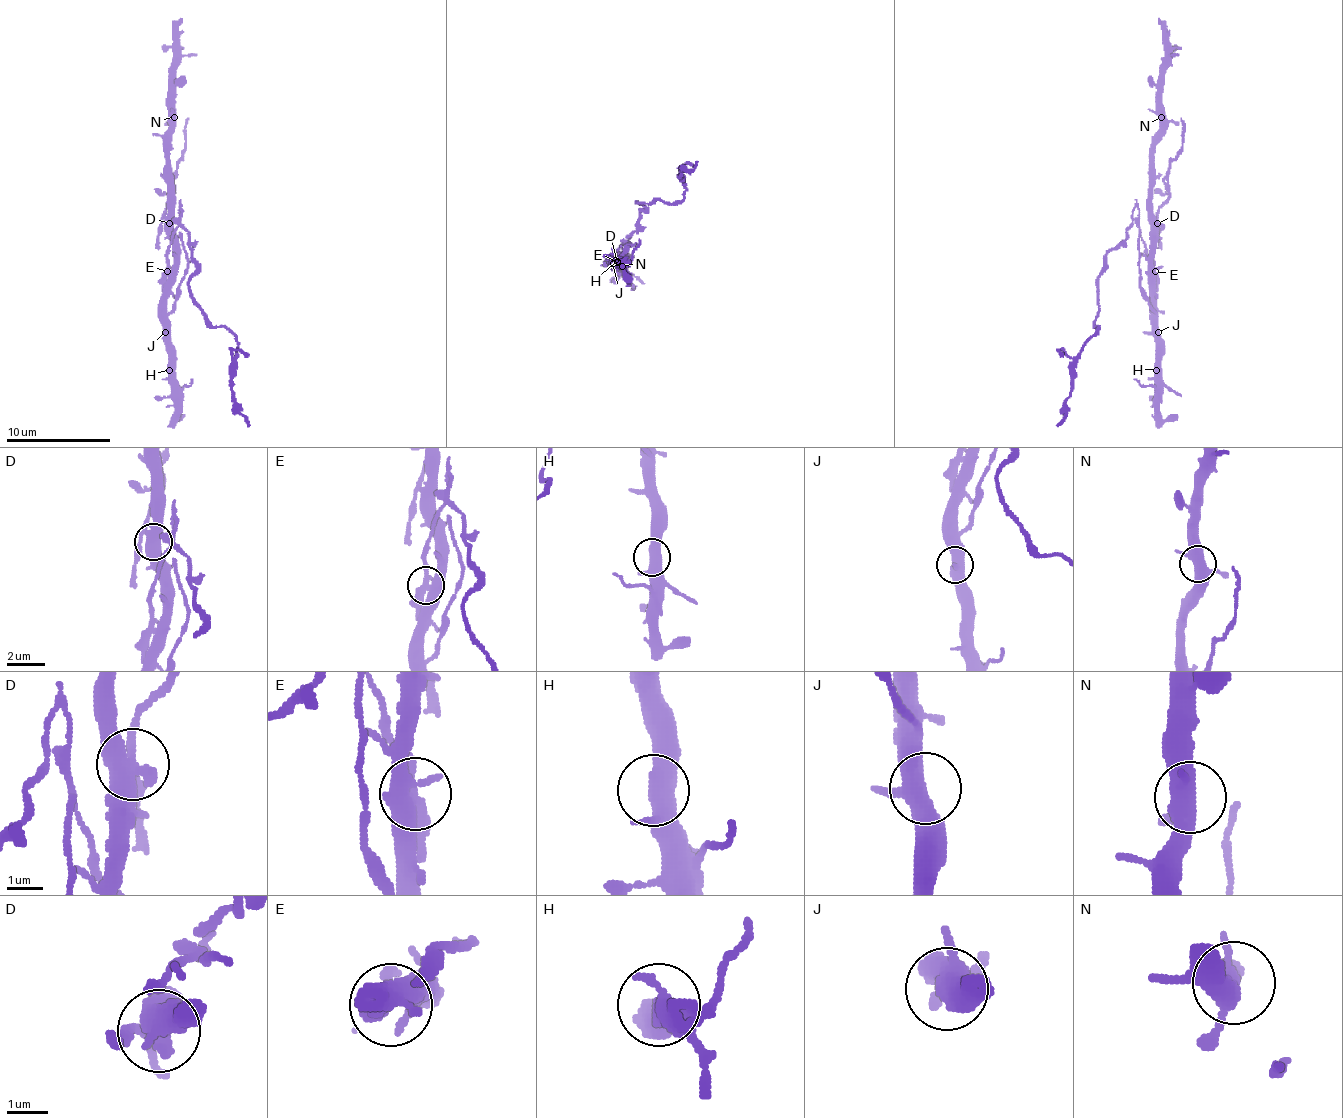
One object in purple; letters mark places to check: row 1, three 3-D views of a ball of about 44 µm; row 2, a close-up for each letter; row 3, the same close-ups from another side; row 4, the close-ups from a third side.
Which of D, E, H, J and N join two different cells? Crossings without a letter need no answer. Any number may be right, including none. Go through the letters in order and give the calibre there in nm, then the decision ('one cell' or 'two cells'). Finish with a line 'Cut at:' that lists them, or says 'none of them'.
D: 480 nm thick; two cells
E: 400 nm thick; two cells
H: 420 nm thick; one cell
J: 440 nm thick; two cells
N: 480 nm thick; one cell
Cut at: D, E, J

